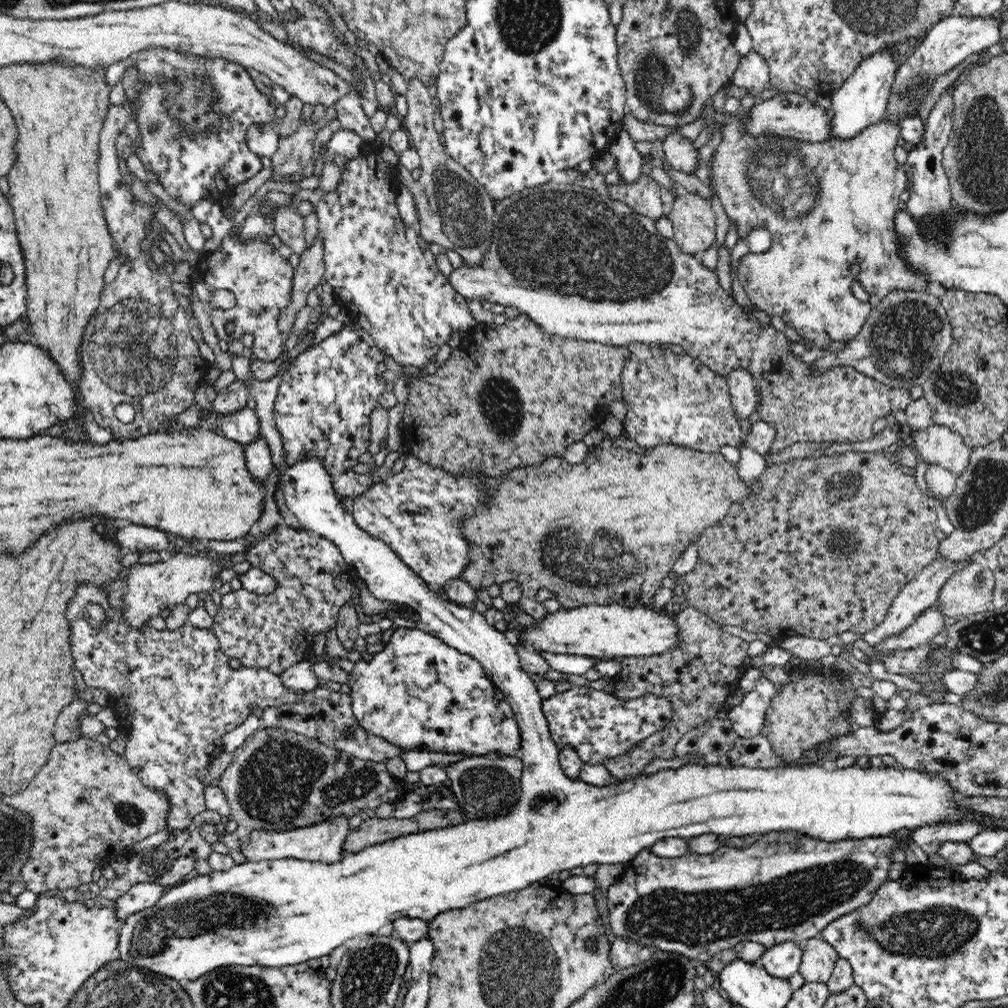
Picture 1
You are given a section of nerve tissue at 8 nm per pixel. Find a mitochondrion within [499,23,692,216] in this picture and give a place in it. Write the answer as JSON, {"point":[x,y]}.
{"point":[656,81]}

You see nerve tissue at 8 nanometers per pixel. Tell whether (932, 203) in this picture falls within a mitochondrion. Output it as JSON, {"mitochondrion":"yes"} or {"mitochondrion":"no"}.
{"mitochondrion":"yes"}

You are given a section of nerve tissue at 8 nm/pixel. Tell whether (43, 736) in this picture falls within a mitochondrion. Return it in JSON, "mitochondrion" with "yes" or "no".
{"mitochondrion":"no"}

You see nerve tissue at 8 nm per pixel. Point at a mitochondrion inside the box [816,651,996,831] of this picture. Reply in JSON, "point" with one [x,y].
{"point":[834,717]}

